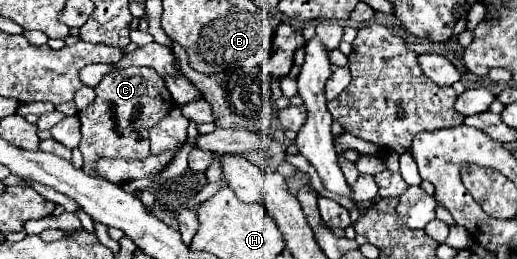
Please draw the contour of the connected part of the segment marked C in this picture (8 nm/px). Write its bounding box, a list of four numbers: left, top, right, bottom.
[77,66,175,176]

